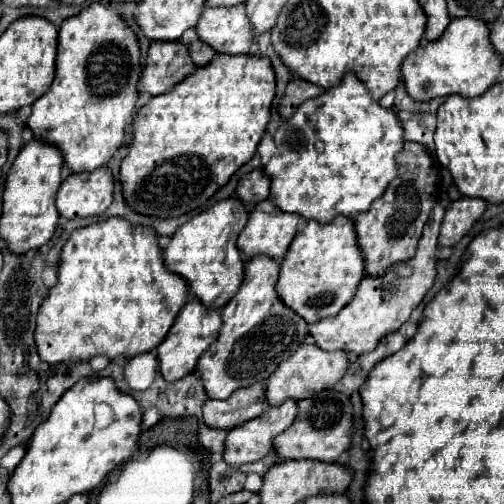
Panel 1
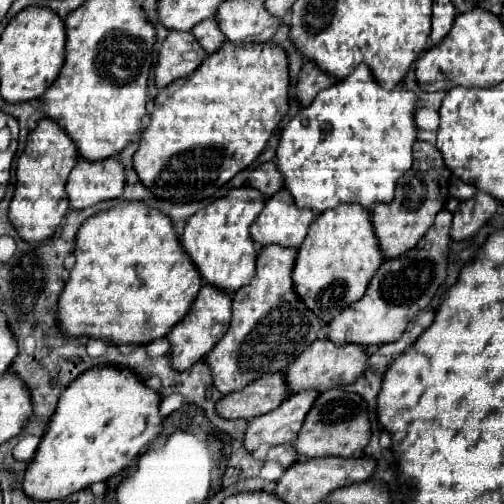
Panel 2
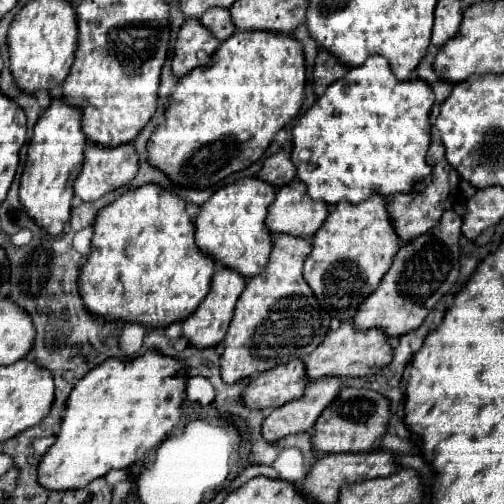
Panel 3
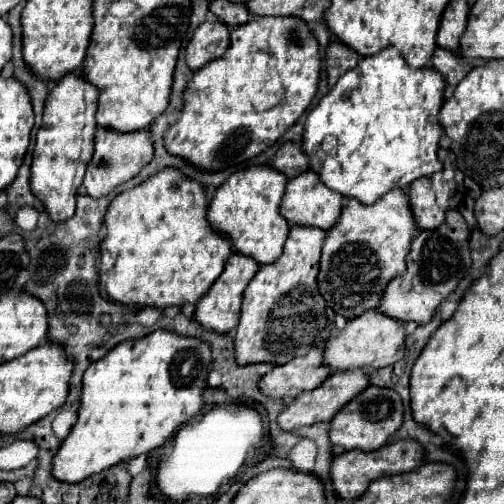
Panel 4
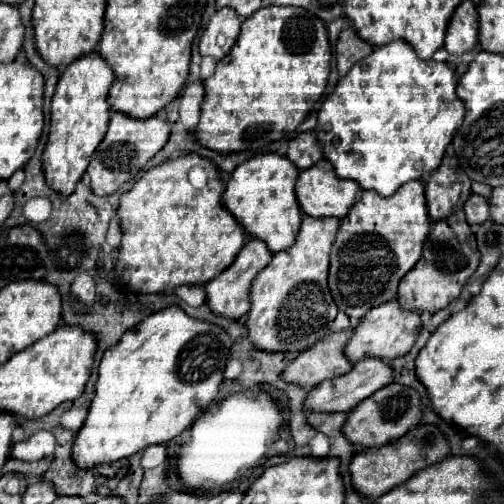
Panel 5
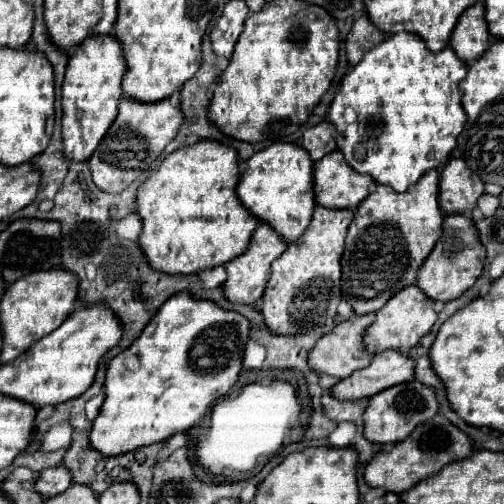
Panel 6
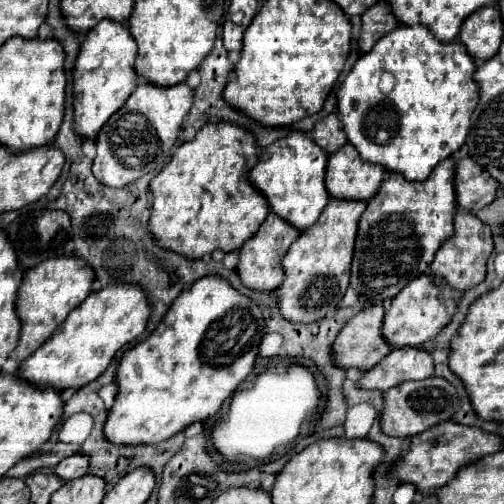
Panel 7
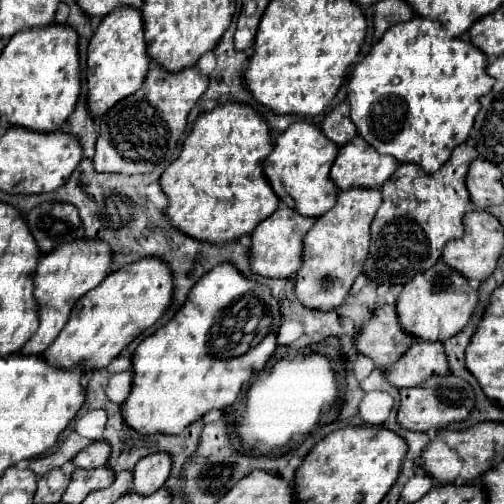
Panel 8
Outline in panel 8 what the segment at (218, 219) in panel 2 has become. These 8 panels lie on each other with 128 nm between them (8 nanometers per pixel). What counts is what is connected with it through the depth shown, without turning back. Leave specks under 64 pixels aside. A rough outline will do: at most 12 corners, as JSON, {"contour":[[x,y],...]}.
{"contour":[[294,122],[264,174],[286,206],[318,218],[336,204],[338,146]]}

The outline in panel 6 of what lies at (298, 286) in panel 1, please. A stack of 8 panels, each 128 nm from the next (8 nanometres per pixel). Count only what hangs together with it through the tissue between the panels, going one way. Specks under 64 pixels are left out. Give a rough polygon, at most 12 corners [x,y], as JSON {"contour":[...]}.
{"contour":[[440,172],[356,208],[342,296],[378,312],[442,236]]}

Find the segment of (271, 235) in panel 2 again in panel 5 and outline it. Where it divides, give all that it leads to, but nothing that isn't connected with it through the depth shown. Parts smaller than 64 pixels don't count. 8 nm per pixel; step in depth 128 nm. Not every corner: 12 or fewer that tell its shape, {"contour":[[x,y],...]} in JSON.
{"contour":[[326,158],[302,170],[302,212],[344,218],[360,192]]}

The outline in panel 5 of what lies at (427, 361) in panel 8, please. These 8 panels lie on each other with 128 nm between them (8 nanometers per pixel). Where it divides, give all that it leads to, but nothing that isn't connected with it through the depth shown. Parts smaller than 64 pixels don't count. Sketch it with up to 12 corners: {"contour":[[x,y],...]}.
{"contour":[[368,358],[306,398],[308,410],[348,412],[394,380],[388,360]]}

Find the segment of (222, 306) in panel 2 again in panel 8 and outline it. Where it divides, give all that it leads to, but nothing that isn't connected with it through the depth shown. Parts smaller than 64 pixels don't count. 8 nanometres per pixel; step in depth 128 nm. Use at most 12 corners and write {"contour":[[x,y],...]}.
{"contour":[[284,204],[252,232],[252,270],[296,276],[316,218]]}

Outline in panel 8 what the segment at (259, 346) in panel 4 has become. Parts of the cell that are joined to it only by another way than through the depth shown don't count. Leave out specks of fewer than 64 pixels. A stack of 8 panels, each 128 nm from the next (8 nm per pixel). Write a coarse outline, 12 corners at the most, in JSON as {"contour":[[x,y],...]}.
{"contour":[[378,188],[338,192],[304,236],[296,296],[340,306],[370,254]]}

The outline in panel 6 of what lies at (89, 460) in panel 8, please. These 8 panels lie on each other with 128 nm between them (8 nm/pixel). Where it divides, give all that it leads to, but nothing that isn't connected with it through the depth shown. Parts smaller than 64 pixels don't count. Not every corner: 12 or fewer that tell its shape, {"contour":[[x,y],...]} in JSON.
{"contour":[[60,464],[38,474],[36,492],[50,498],[72,484],[72,472]]}

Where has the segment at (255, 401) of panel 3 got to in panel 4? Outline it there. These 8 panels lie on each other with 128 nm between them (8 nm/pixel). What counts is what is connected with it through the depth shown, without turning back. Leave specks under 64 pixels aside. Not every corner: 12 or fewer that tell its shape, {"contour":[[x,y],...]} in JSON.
{"contour":[[324,348],[276,366],[260,388],[290,400],[330,374]]}

